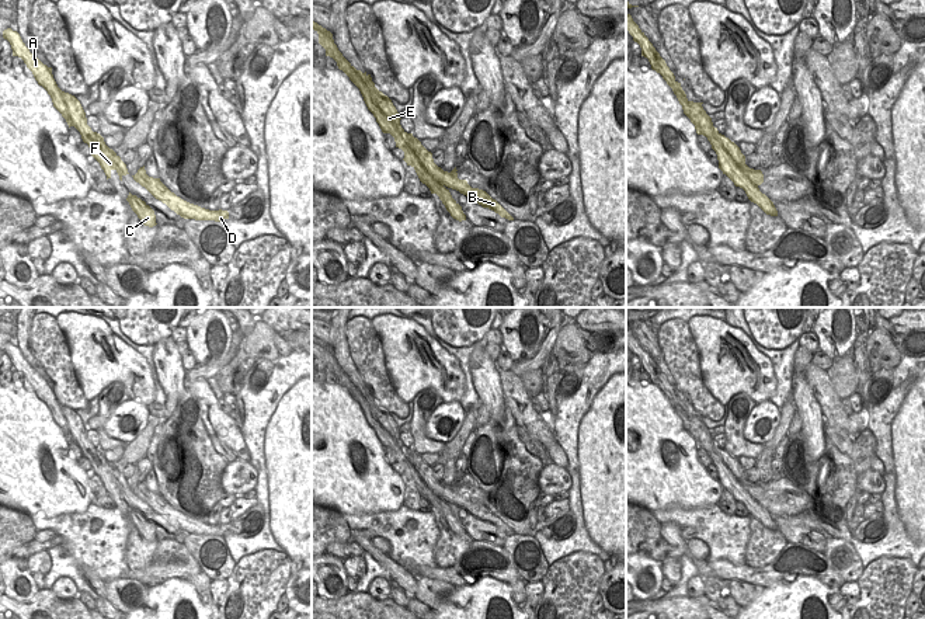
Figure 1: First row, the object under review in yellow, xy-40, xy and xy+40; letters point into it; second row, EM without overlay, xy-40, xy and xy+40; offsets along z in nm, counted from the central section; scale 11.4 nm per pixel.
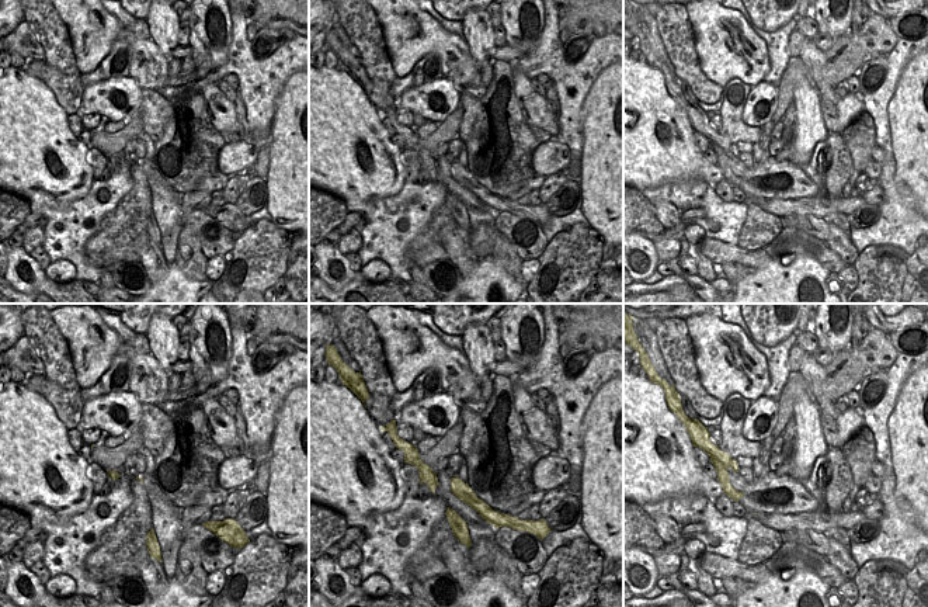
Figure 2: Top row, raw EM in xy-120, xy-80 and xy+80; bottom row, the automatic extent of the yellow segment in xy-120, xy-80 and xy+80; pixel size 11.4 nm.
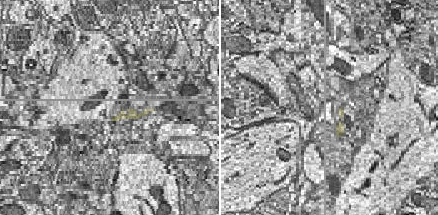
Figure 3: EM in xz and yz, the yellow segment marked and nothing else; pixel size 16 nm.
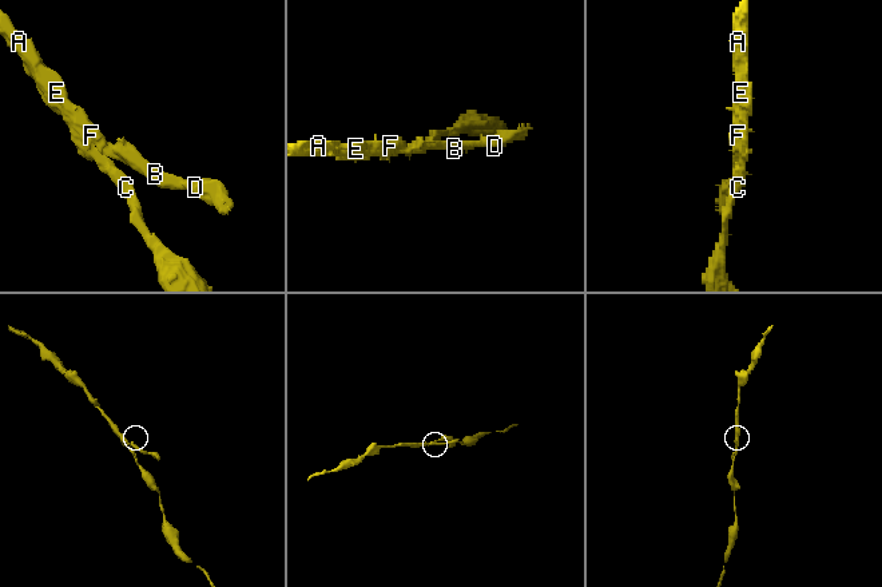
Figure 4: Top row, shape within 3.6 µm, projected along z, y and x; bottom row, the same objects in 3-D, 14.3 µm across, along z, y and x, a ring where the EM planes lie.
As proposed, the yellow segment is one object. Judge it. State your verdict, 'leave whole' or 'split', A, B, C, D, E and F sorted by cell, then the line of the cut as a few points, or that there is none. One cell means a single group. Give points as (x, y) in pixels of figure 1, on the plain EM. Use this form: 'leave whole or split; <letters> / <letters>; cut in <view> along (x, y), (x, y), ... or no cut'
split; A C E F / B D; cut in xy along (447, 486), (442, 491), (444, 498)

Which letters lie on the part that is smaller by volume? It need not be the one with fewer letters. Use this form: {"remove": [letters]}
{"remove": ["B", "D"]}

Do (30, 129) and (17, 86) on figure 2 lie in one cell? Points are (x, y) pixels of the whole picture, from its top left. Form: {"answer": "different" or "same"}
{"answer": "same"}

